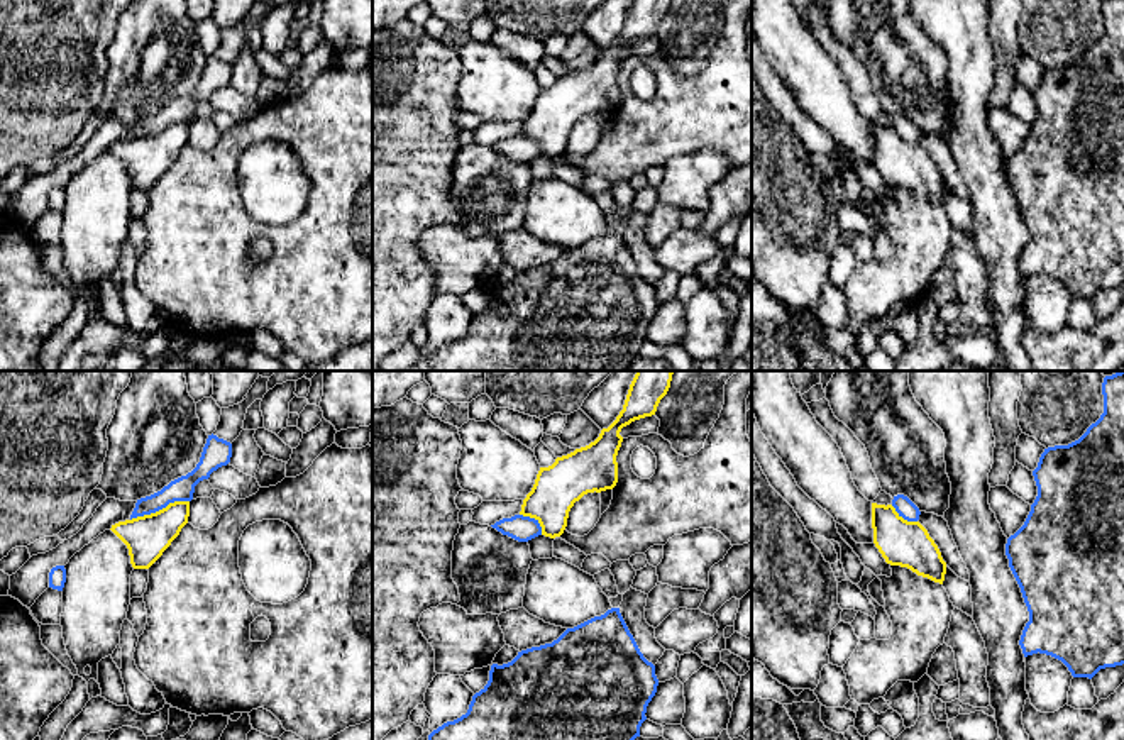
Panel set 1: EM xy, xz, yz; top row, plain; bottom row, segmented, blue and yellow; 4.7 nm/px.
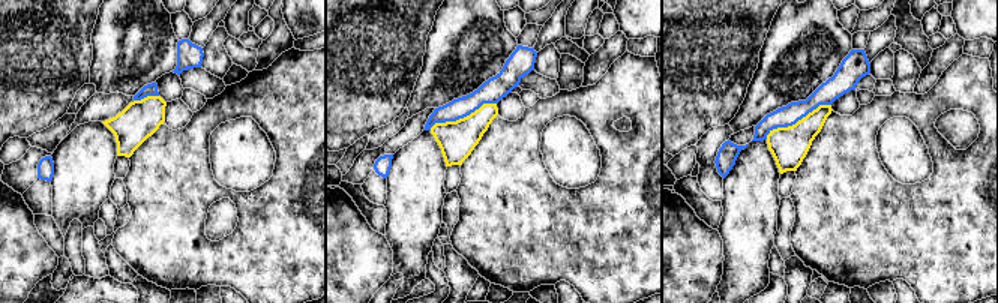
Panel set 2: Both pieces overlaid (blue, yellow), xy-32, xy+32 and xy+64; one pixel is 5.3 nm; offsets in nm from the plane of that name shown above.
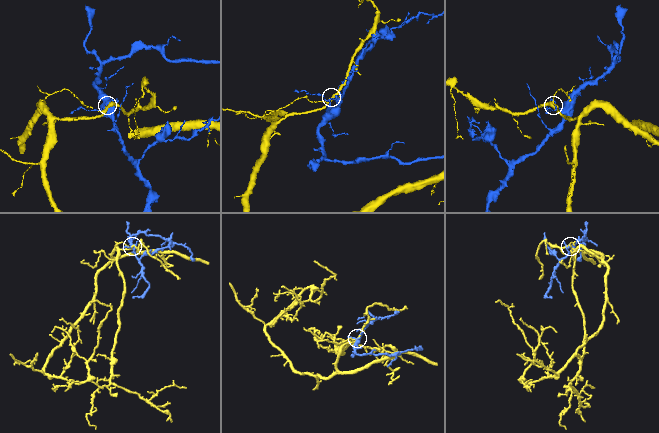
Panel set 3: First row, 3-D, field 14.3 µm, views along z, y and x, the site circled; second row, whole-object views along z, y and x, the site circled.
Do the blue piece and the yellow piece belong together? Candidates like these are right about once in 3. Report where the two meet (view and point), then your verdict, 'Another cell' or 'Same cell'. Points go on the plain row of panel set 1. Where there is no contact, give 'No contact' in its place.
Touches blue at xy (159, 129). Another cell

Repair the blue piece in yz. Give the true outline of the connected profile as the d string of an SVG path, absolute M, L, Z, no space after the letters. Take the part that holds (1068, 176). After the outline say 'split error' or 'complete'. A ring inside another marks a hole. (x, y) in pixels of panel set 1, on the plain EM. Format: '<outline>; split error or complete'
M1104 0L1102 15L1104 34L1078 61L1068 66L1048 68L1041 75L1038 88L1033 91L1038 117L1031 125L1031 132L1024 146L1011 156L1006 164L1009 188L1021 208L1029 232L1029 242L1026 244L1019 261L1024 278L1038 273L1051 276L1061 281L1073 298L1088 300L1092 300L1100 290L1124 284L1124 0Z; complete

